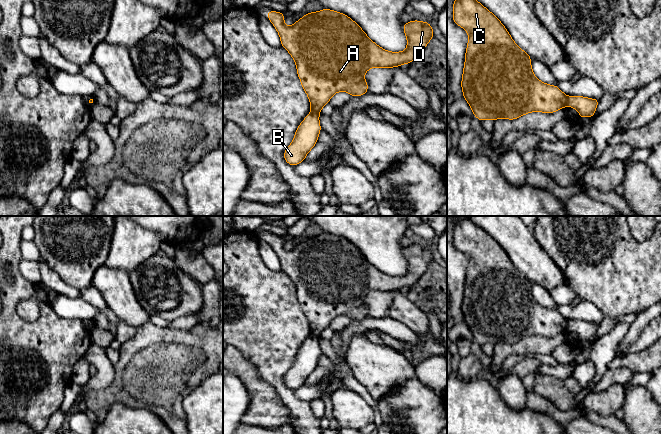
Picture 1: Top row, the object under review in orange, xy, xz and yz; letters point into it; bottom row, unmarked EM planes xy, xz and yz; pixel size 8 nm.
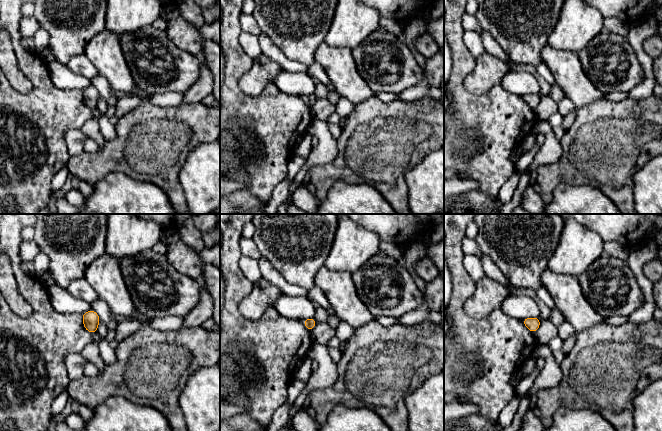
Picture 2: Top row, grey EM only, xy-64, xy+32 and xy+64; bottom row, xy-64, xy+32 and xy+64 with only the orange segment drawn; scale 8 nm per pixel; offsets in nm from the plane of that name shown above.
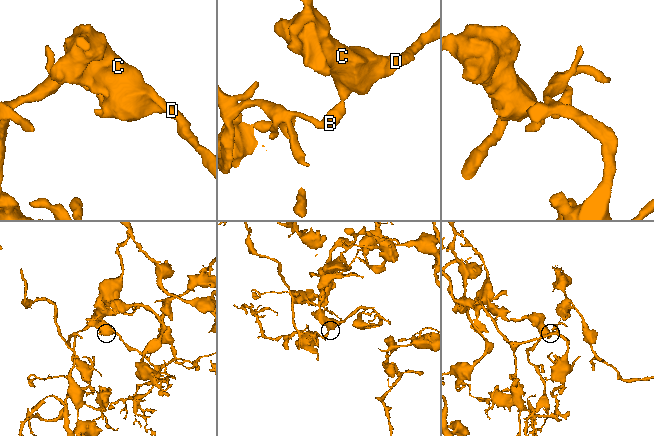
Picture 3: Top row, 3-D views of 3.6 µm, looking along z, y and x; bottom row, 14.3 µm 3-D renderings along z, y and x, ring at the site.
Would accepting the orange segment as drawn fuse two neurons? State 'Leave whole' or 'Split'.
Split

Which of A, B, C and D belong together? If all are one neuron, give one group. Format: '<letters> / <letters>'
A C D / B

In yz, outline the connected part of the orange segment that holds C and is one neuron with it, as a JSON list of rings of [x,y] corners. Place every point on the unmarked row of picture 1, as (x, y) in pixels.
[[[462,217],[455,222],[452,243],[469,259],[461,310],[463,321],[478,344],[514,344],[529,336],[554,337],[567,329],[568,320],[556,309],[545,308],[535,301],[531,292],[531,281],[517,270],[499,243],[469,217]]]

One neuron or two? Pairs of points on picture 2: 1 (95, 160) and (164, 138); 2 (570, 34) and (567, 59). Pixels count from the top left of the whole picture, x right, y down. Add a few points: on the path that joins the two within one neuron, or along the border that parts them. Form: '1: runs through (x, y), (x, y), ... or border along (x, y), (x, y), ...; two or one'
1: runs through (112, 157), (143, 149), (147, 145); one
2: border along (548, 43), (555, 48), (568, 49), (576, 53); two

